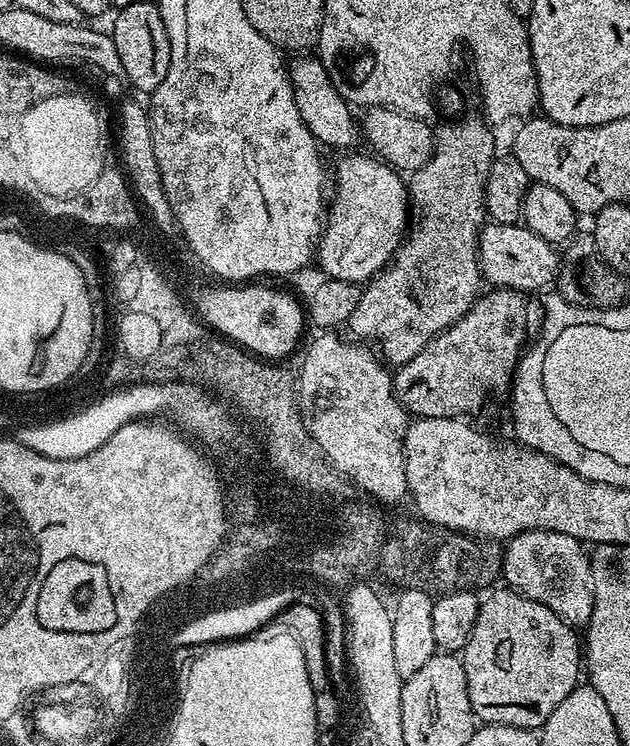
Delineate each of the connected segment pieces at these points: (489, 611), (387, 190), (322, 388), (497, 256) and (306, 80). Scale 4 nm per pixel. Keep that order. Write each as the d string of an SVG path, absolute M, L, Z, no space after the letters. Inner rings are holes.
M511 590L503 591L483 597L474 630L462 653L470 702L477 721L484 724L539 730L544 727L546 718L554 714L554 706L581 683L582 640L576 637L573 625L554 614L550 606L542 606L542 602L534 602Z
M352 156L341 162L336 184L341 194L348 196L348 204L336 204L333 208L331 205L327 209L326 223L314 249L314 259L328 278L361 286L390 263L410 227L405 177L392 165L368 156Z
M332 330L316 334L306 344L308 364L299 361L304 420L333 468L373 501L394 504L401 497L408 496L404 436L410 423L409 413L405 412L392 391L393 373L386 367L385 361L375 360L367 352L367 343L359 343L359 348L350 347L336 335Z
M485 223L480 230L480 271L489 285L513 288L531 294L557 279L562 267L562 256L553 245L534 234L523 223Z
M300 54L296 60L287 65L288 77L292 79L292 88L296 91L298 114L302 114L302 122L306 130L316 139L317 145L328 148L352 148L362 136L358 120L352 117L353 109L346 99L345 93L332 83L332 72L325 68L324 61L312 54Z

